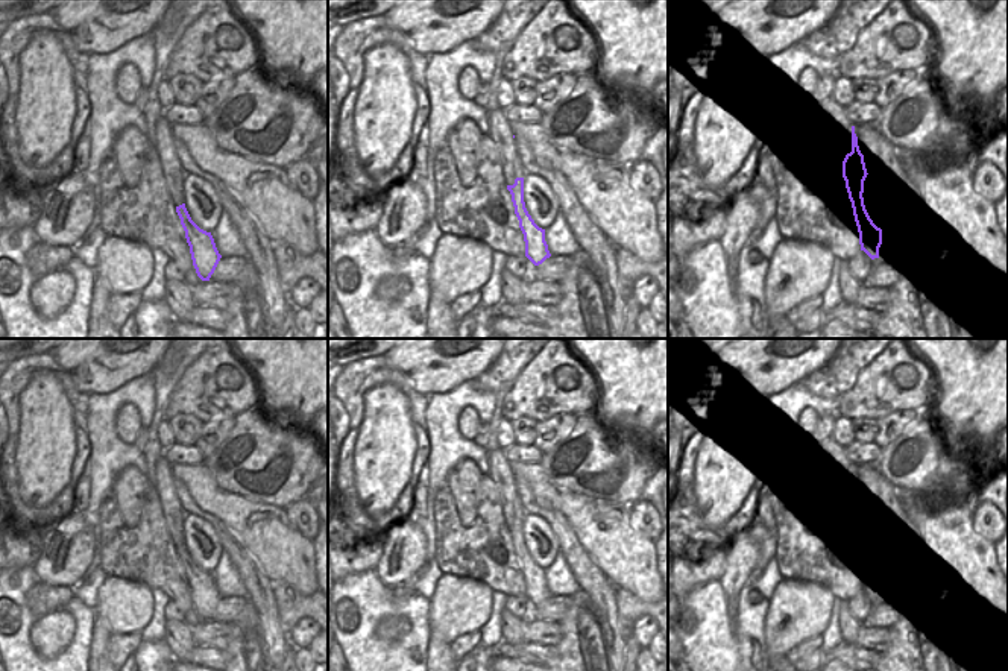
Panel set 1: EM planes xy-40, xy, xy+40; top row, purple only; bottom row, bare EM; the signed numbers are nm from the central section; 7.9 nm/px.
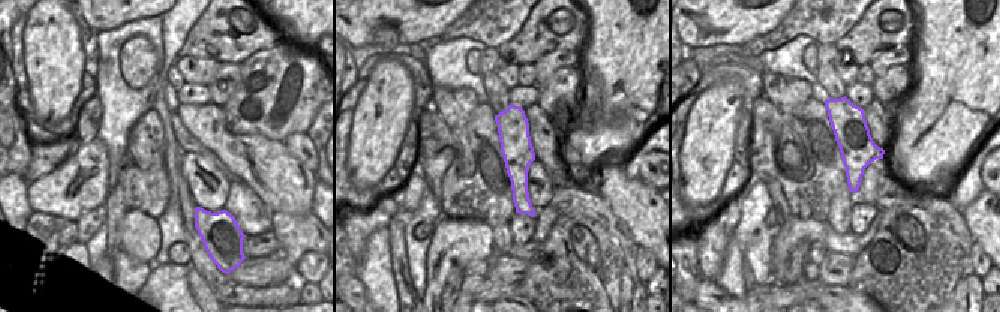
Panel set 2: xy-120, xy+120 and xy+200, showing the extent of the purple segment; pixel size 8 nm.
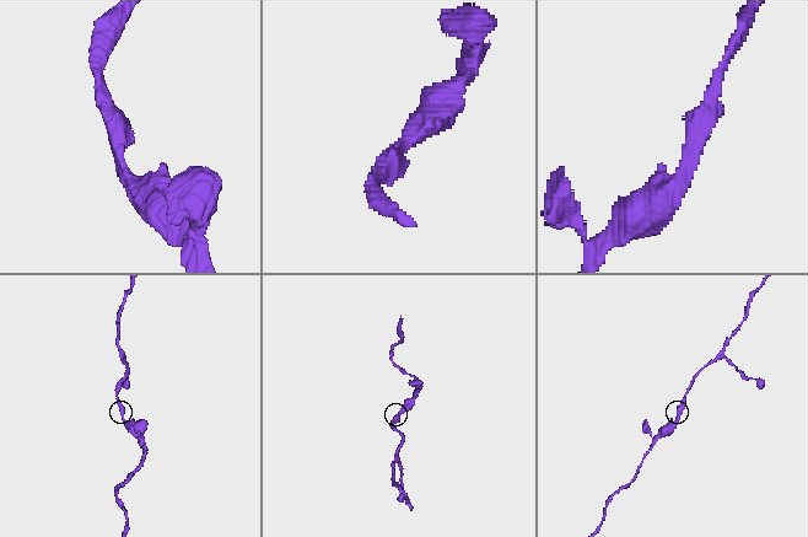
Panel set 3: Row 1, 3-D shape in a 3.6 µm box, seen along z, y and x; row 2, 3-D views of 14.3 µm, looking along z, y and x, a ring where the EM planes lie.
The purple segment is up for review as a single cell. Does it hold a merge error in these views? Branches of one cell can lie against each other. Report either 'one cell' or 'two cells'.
one cell

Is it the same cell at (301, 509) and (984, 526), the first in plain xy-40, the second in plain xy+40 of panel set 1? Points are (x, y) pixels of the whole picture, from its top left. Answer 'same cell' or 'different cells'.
same cell

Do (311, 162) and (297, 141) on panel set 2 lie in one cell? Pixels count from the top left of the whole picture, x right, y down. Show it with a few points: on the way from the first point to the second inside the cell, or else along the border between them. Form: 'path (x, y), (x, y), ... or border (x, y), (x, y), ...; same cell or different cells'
path (309, 158), (300, 146); same cell

